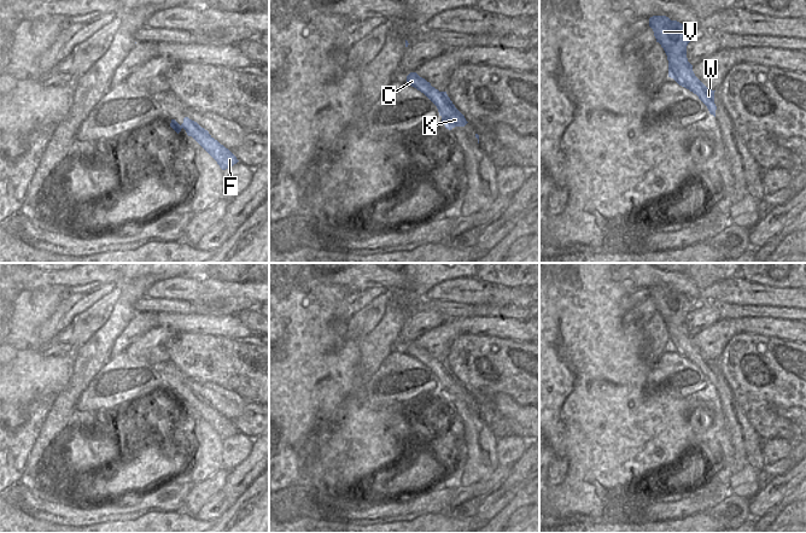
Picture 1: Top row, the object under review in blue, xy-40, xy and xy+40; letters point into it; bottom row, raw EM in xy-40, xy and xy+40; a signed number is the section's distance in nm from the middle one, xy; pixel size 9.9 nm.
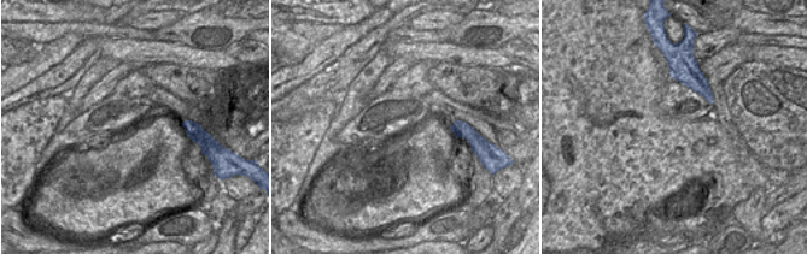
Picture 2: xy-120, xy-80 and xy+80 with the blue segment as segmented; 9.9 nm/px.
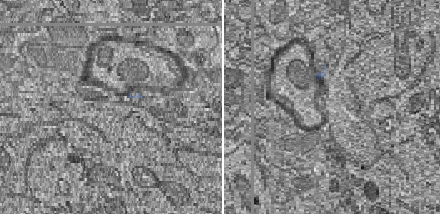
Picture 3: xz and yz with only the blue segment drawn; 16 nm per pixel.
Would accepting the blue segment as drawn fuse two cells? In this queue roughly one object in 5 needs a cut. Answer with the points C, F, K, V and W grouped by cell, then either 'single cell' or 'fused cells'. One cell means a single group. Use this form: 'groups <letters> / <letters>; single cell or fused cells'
groups C F K V W; single cell

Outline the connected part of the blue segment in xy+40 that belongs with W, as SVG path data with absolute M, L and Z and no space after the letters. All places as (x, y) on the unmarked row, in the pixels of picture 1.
M653 286L649 297L654 301L656 312L664 318L668 330L668 347L679 356L689 359L707 376L716 387L714 362L707 358L694 344L693 335L687 328L687 316L696 306L696 299L691 299L666 286Z

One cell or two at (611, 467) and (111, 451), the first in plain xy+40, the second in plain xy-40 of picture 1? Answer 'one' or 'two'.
one

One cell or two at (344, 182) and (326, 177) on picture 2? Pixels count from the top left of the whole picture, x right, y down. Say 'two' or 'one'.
two

